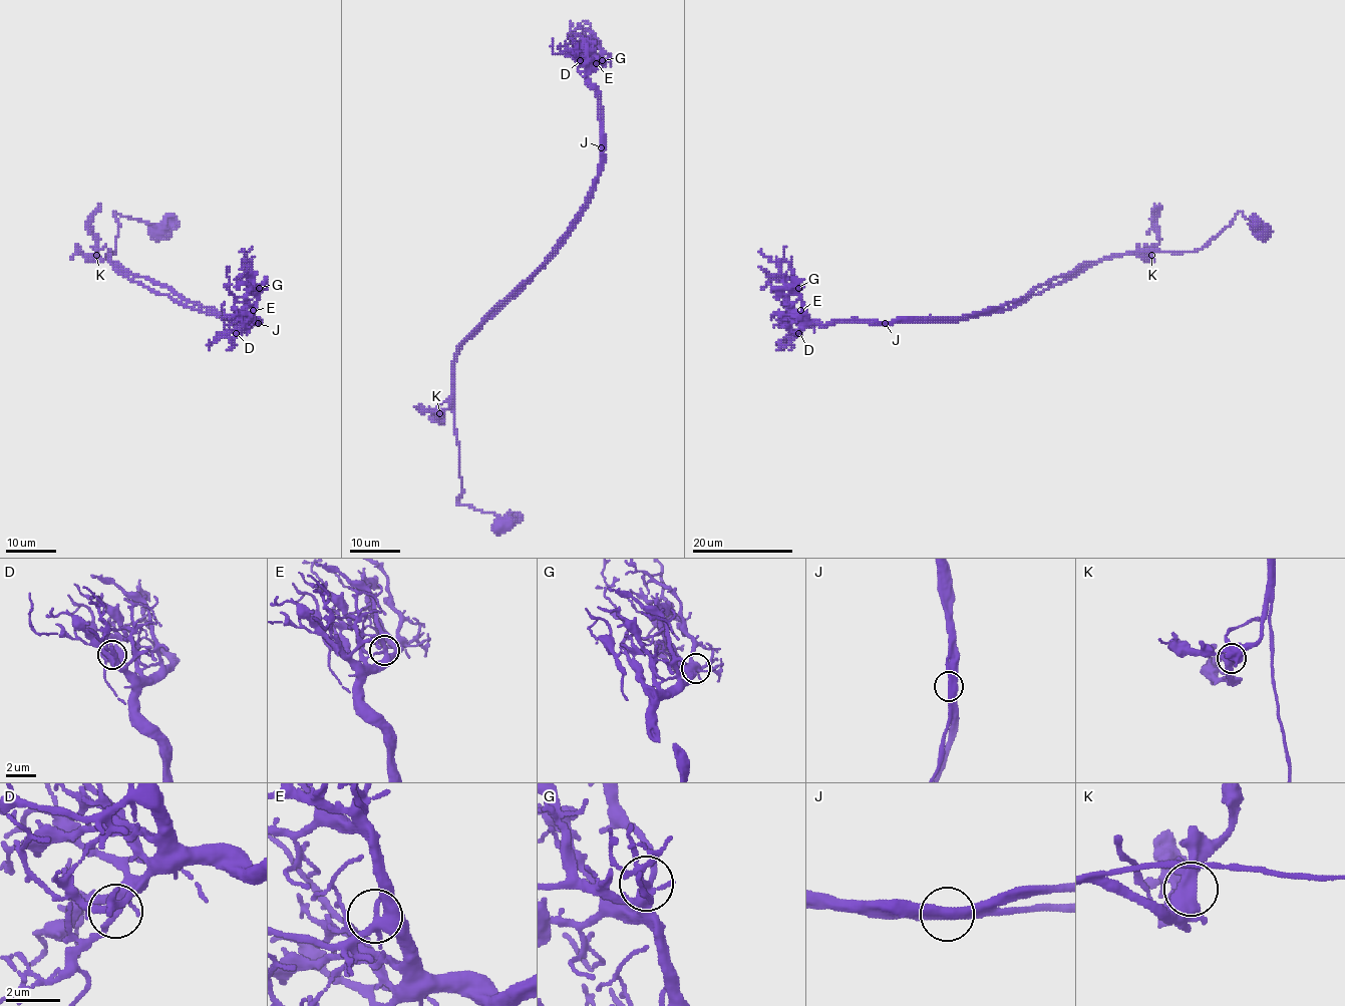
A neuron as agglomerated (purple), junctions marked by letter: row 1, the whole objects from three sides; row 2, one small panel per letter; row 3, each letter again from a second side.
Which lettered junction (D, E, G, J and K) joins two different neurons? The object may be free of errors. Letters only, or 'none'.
none

